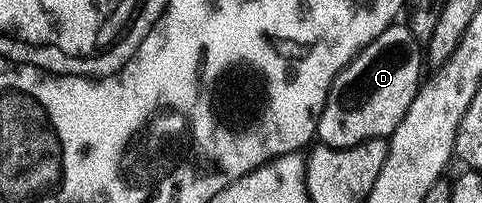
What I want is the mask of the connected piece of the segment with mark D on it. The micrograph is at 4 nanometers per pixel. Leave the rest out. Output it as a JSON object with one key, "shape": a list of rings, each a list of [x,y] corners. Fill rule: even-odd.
{"shape":[[[404,23],[390,24],[387,30],[383,30],[383,34],[379,34],[366,48],[362,48],[335,78],[325,109],[317,123],[316,139],[322,144],[328,144],[330,148],[350,148],[365,140],[392,136],[423,83],[421,68],[423,69],[423,48],[418,38]]]}

